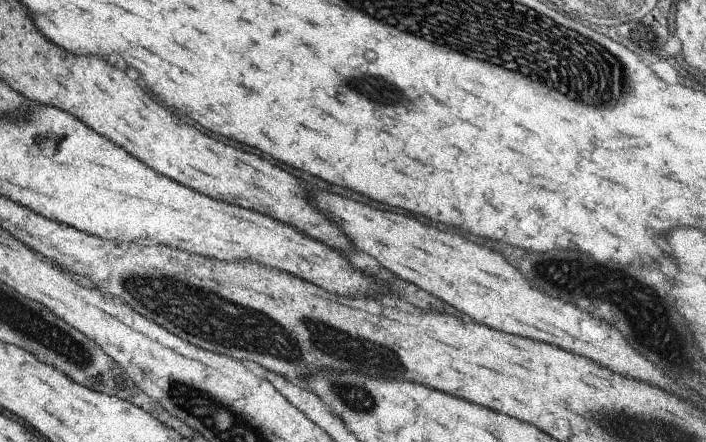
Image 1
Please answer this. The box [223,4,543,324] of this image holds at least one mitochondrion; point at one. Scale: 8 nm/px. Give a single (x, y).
(382, 88)

